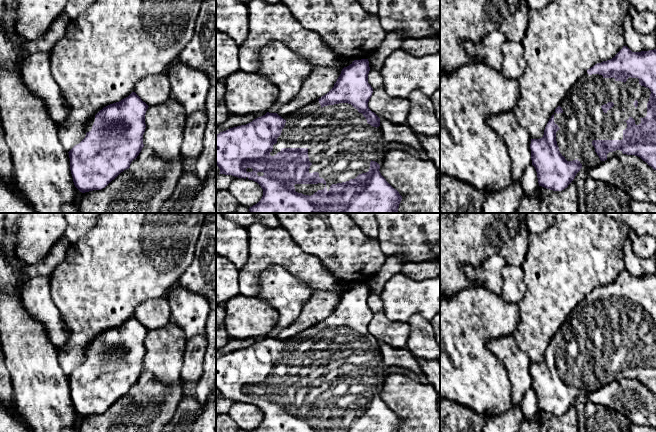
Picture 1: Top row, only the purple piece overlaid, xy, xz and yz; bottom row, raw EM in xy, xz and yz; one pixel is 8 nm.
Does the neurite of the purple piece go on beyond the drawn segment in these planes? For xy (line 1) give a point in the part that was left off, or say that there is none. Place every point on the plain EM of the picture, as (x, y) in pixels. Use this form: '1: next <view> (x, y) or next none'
1: next xy (90, 347)

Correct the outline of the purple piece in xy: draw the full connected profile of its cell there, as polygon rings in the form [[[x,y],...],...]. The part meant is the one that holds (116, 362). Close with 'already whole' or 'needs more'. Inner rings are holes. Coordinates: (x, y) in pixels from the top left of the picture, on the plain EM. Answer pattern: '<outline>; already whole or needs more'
[[[132,316],[121,325],[104,331],[88,345],[85,362],[68,376],[73,406],[80,416],[101,414],[130,392],[131,386],[144,371],[145,338],[148,331]]]; needs more

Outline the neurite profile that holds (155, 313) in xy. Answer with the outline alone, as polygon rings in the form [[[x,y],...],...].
[[[166,296],[142,302],[137,306],[134,316],[148,330],[165,327],[170,322],[170,307]]]

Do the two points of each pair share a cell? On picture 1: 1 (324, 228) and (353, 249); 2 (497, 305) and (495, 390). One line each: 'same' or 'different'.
1: same
2: same

